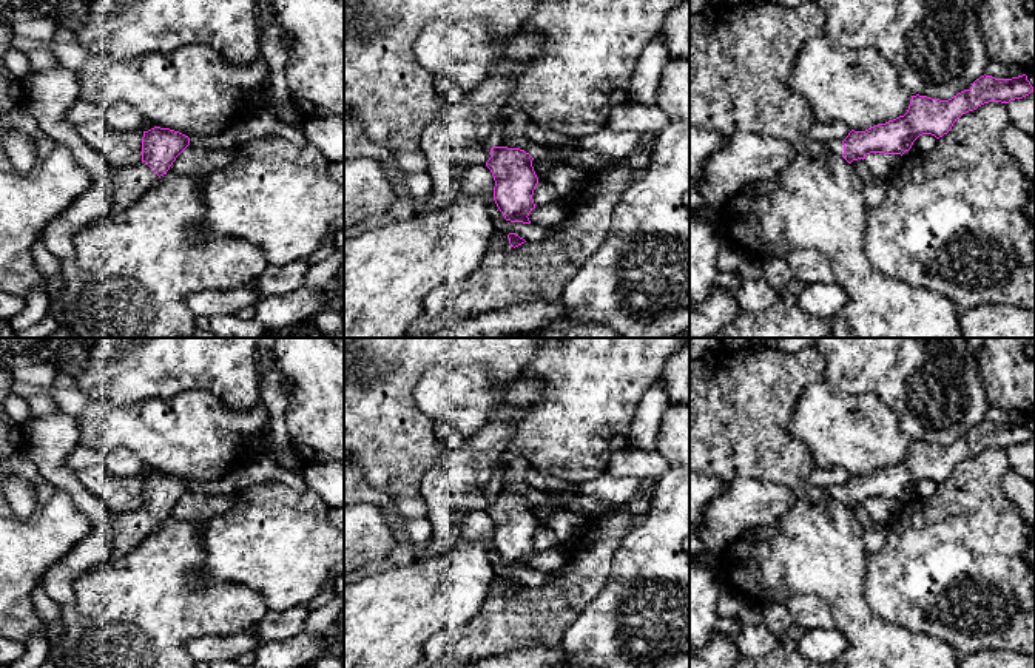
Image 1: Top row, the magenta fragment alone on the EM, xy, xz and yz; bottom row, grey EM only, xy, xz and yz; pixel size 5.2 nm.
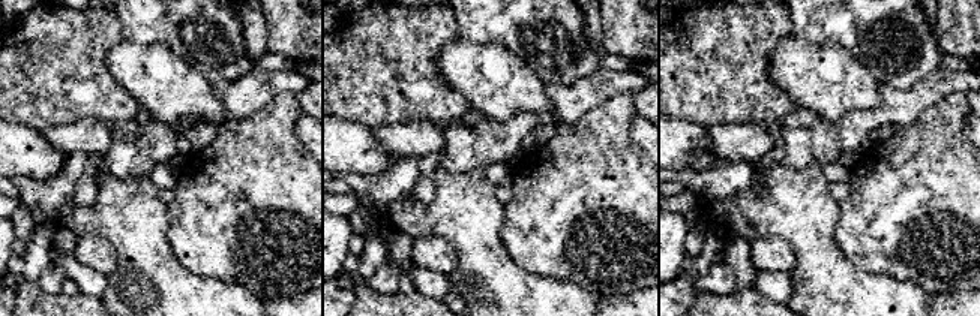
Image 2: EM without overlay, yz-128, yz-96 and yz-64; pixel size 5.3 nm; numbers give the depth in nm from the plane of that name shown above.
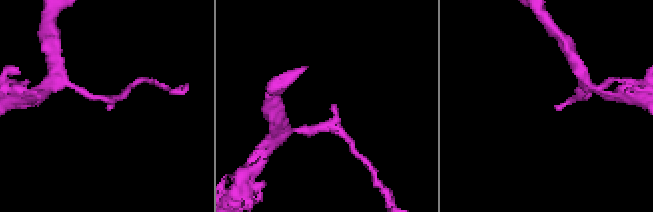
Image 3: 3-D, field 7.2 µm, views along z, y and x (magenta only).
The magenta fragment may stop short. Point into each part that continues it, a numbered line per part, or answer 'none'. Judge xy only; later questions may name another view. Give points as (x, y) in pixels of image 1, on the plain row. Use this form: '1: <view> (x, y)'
1: xy (130, 529)

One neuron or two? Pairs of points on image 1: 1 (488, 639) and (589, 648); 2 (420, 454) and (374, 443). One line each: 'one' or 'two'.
1: two
2: one

